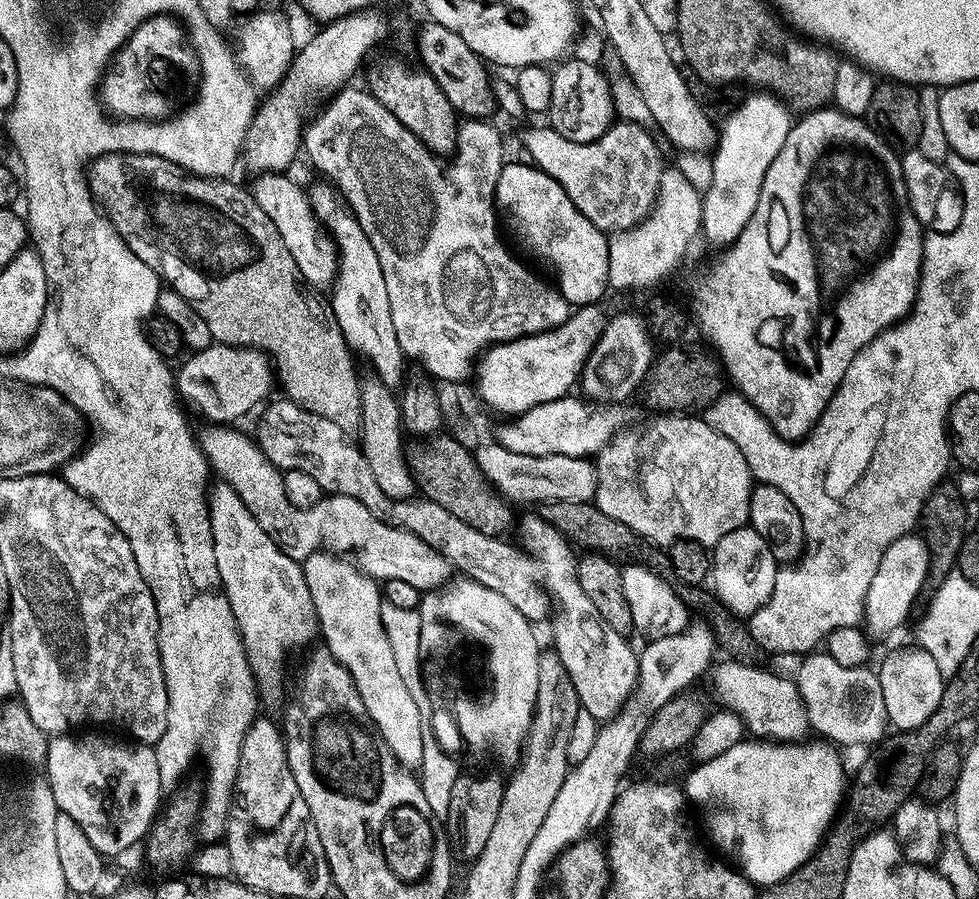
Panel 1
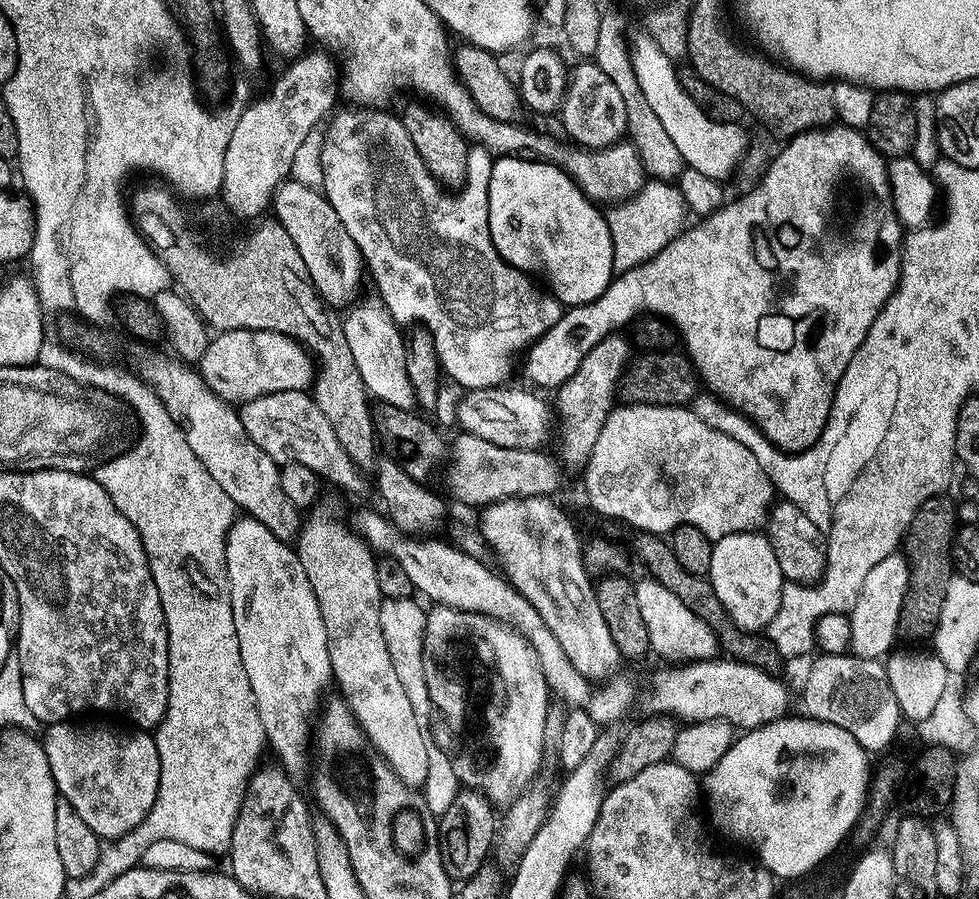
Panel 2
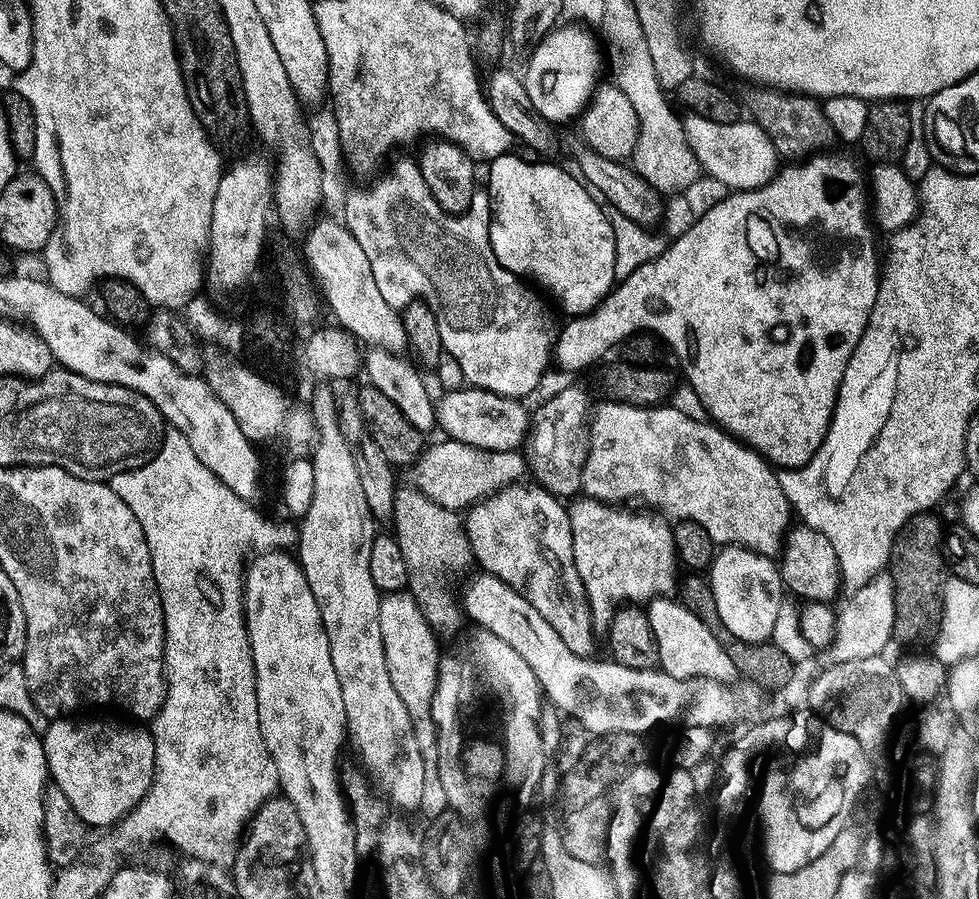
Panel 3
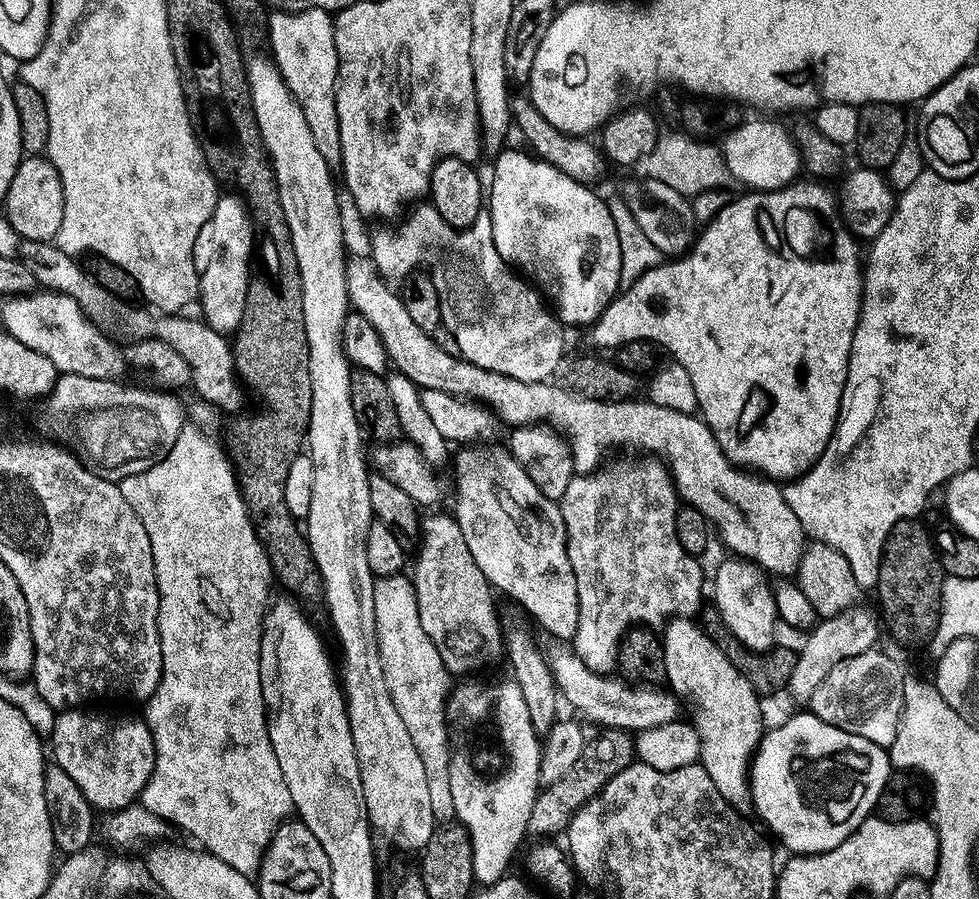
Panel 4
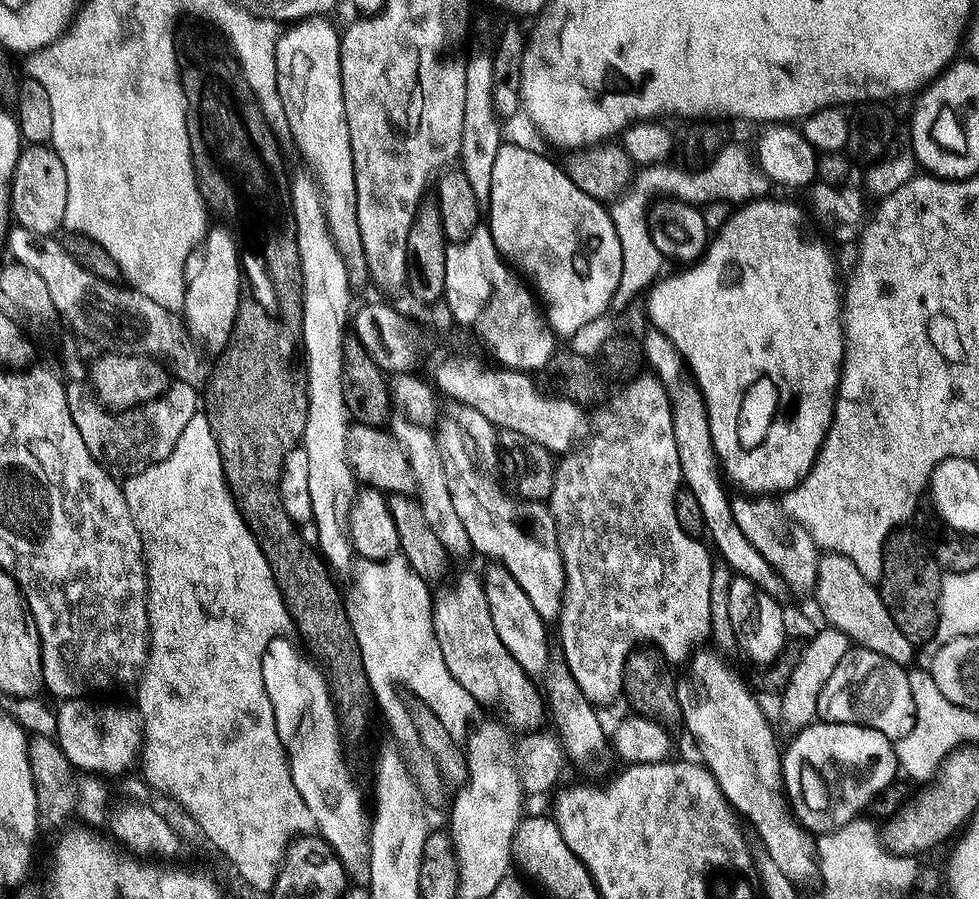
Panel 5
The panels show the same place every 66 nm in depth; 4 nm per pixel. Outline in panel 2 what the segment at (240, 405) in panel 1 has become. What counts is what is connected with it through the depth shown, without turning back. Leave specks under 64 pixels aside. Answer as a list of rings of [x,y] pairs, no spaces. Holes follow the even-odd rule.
[[[232,329],[217,333],[208,343],[198,371],[216,396],[241,404],[282,390],[309,391],[316,364],[310,352],[297,340],[270,330]]]

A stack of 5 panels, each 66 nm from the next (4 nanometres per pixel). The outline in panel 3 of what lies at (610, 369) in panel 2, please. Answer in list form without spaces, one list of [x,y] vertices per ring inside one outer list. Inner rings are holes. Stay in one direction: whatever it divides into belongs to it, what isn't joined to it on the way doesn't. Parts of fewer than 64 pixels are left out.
[[[572,384],[561,392],[556,392],[537,412],[530,416],[530,427],[527,437],[522,445],[522,455],[529,471],[532,472],[535,483],[546,489],[557,498],[572,498],[581,491],[584,482],[584,463],[588,457],[588,430],[590,427],[590,404],[588,408],[588,392],[578,385]]]

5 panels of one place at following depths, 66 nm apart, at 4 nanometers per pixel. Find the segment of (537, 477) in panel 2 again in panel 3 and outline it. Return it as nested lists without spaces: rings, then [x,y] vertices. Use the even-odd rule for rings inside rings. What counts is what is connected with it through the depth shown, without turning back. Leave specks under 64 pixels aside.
[[[444,438],[441,441],[441,444],[429,443],[419,458],[412,461],[407,472],[412,479],[409,480],[411,487],[452,512],[467,510],[485,496],[525,479],[526,461],[519,451],[487,452],[457,440]]]

